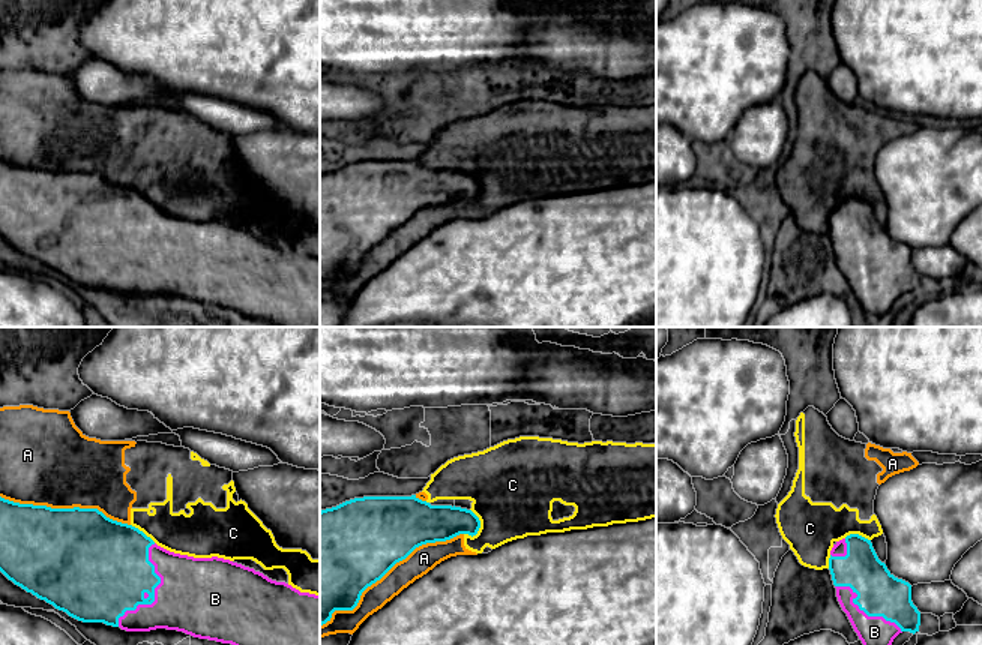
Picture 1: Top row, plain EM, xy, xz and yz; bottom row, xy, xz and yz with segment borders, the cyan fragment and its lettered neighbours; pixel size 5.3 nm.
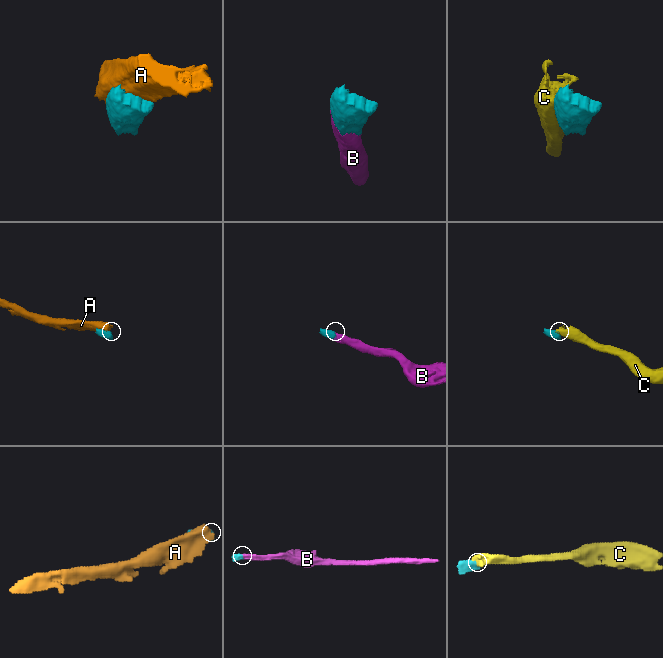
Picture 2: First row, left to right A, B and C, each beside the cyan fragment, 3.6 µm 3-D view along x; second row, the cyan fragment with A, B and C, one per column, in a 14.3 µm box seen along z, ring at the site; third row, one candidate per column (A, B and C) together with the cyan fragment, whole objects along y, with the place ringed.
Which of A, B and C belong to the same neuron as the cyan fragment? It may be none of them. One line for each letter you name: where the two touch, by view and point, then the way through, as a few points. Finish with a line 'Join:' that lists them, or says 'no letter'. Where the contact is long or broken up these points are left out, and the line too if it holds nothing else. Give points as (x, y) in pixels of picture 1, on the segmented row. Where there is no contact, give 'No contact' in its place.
B: Touches cyan at xy (153, 593)
Join: B

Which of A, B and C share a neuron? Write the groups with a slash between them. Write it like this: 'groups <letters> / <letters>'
groups A C / B

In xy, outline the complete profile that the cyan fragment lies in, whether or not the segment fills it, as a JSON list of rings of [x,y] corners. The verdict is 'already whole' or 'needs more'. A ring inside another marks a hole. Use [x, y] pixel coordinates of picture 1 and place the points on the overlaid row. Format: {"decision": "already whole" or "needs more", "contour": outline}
{"decision": "needs more", "contour": [[[0,496],[0,572],[83,622],[104,622],[126,632],[177,630],[231,645],[320,645],[320,596],[300,592],[230,560],[170,552],[138,528],[113,520],[98,508],[51,508]]]}

